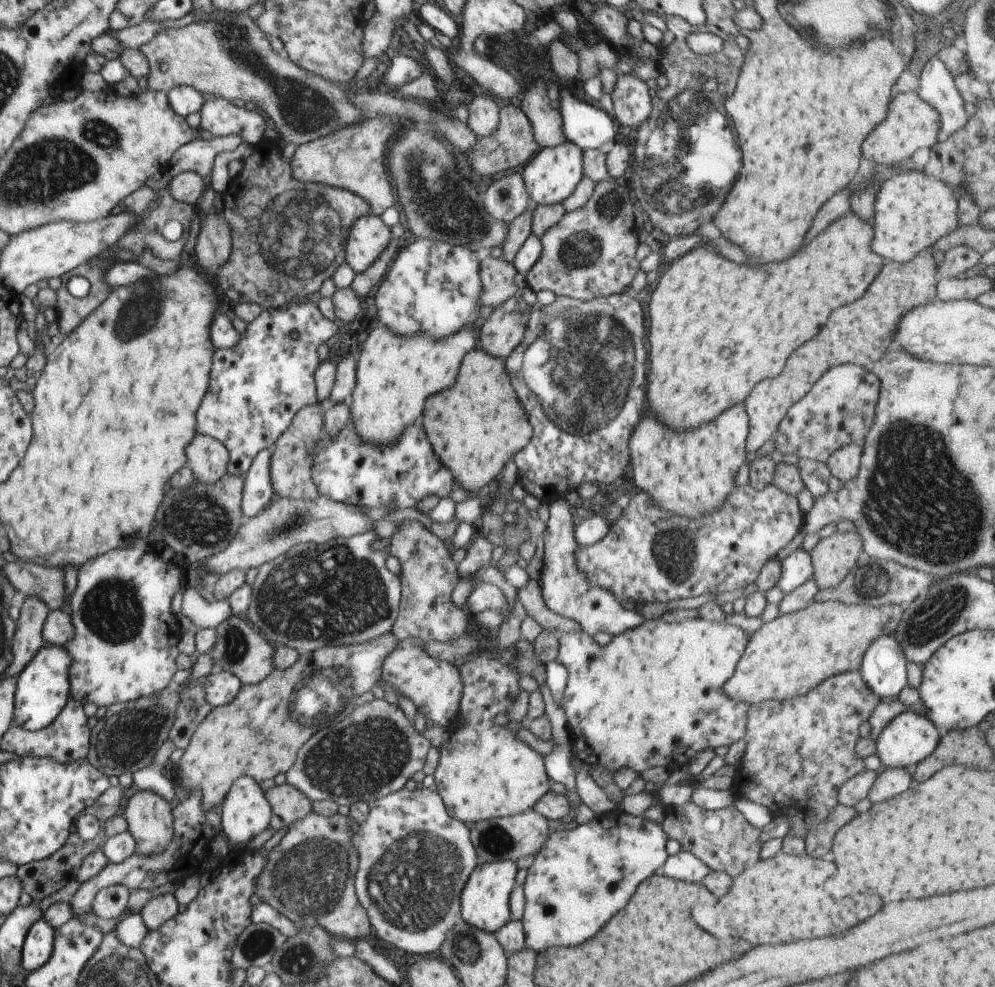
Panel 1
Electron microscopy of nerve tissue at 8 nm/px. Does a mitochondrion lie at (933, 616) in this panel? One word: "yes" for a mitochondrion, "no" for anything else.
yes

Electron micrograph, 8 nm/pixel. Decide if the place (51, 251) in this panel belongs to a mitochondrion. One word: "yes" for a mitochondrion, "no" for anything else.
no

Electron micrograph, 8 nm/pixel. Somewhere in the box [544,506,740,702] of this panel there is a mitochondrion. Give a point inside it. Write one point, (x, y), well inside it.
(674, 548)

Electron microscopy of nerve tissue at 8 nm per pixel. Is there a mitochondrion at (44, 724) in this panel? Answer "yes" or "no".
no

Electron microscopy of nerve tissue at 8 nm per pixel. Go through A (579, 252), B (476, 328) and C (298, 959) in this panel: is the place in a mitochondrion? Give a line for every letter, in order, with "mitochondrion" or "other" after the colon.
A: mitochondrion
B: other
C: mitochondrion

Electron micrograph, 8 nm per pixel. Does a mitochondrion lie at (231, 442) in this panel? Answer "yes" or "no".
no

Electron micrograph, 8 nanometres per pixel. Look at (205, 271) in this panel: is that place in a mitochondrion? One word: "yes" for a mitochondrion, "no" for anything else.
no

